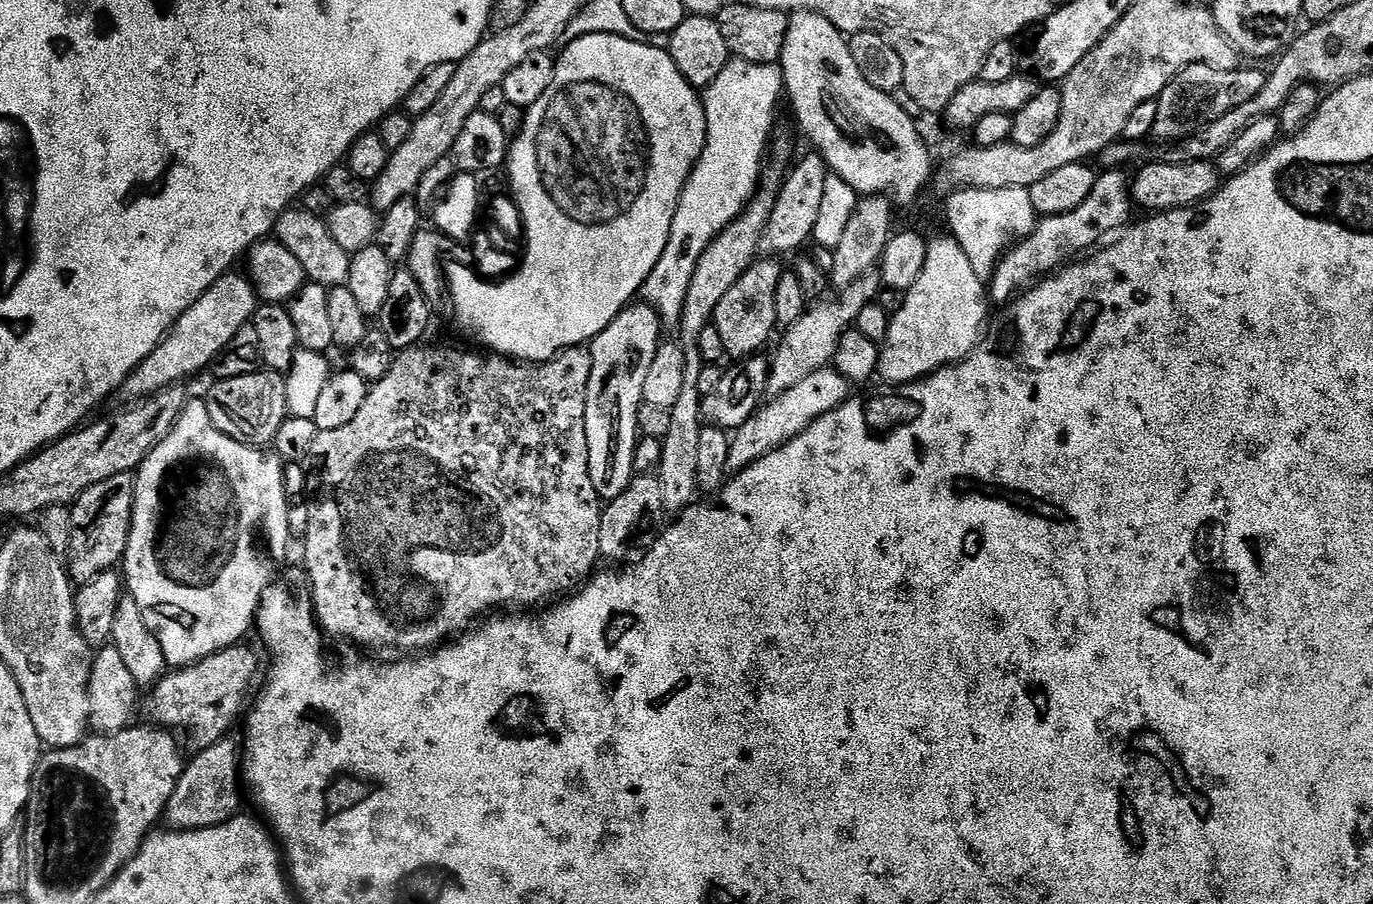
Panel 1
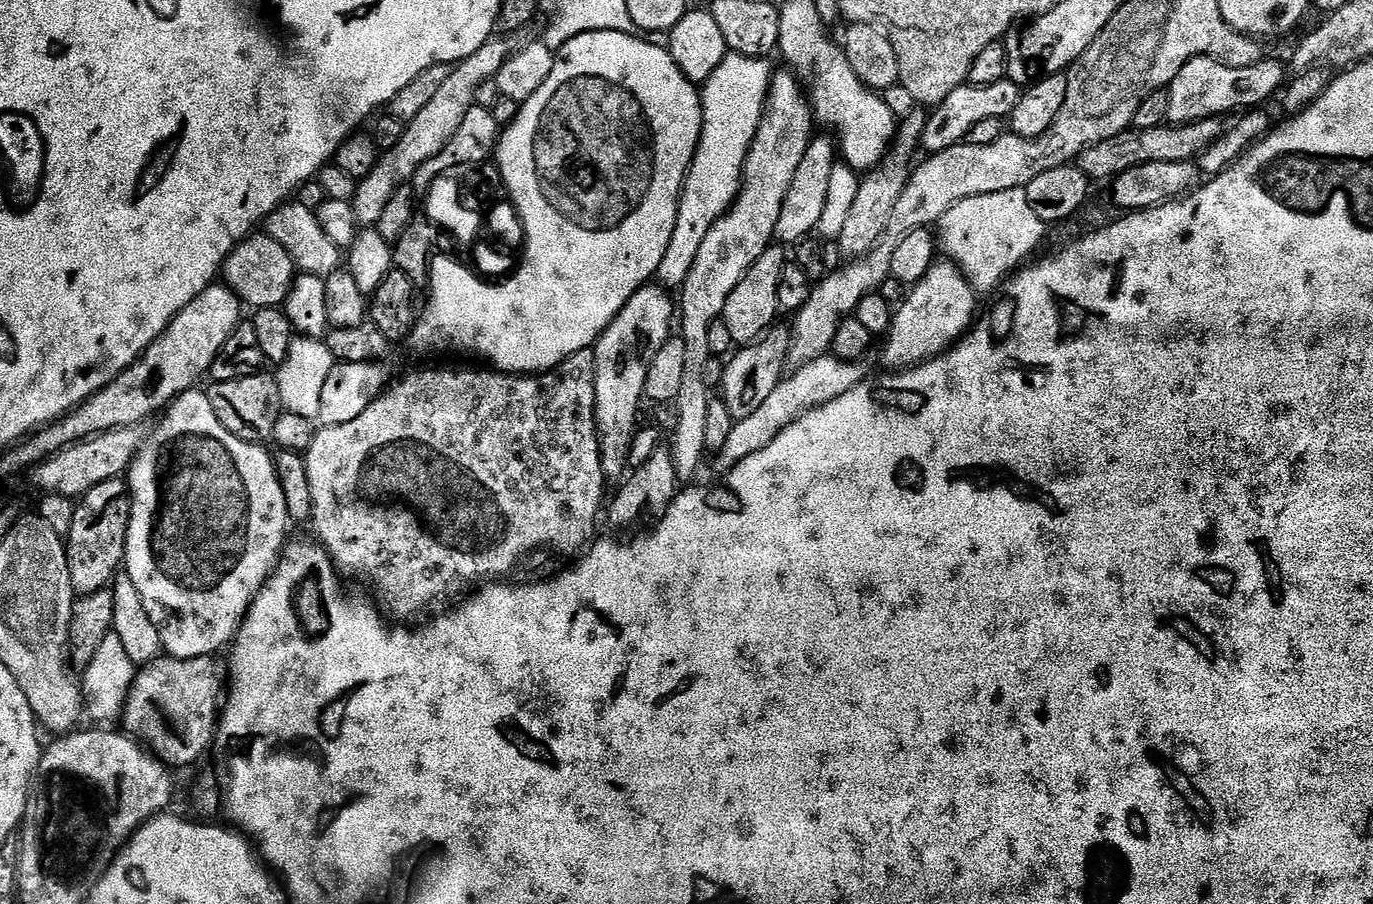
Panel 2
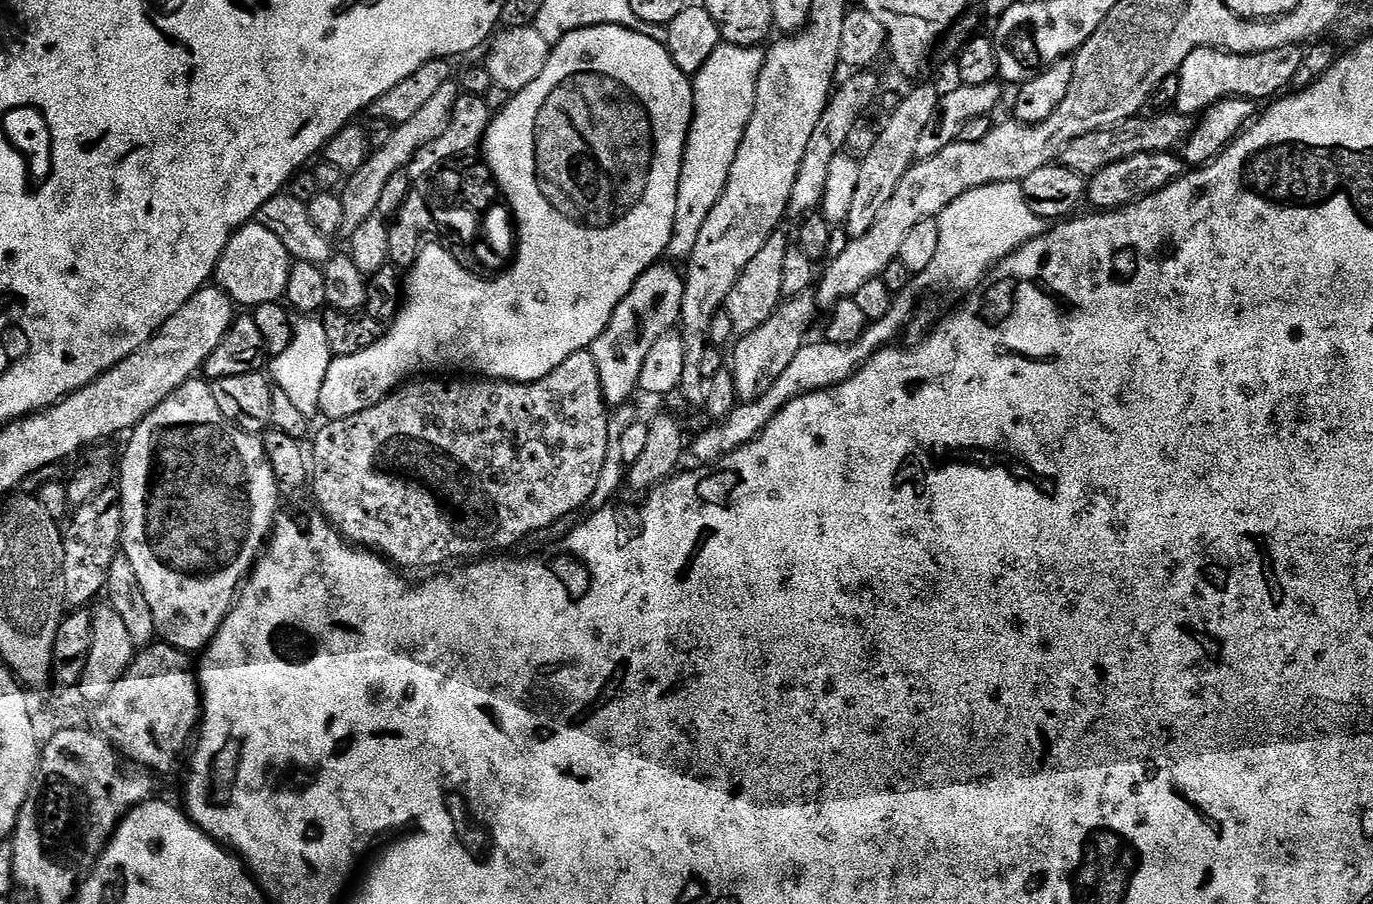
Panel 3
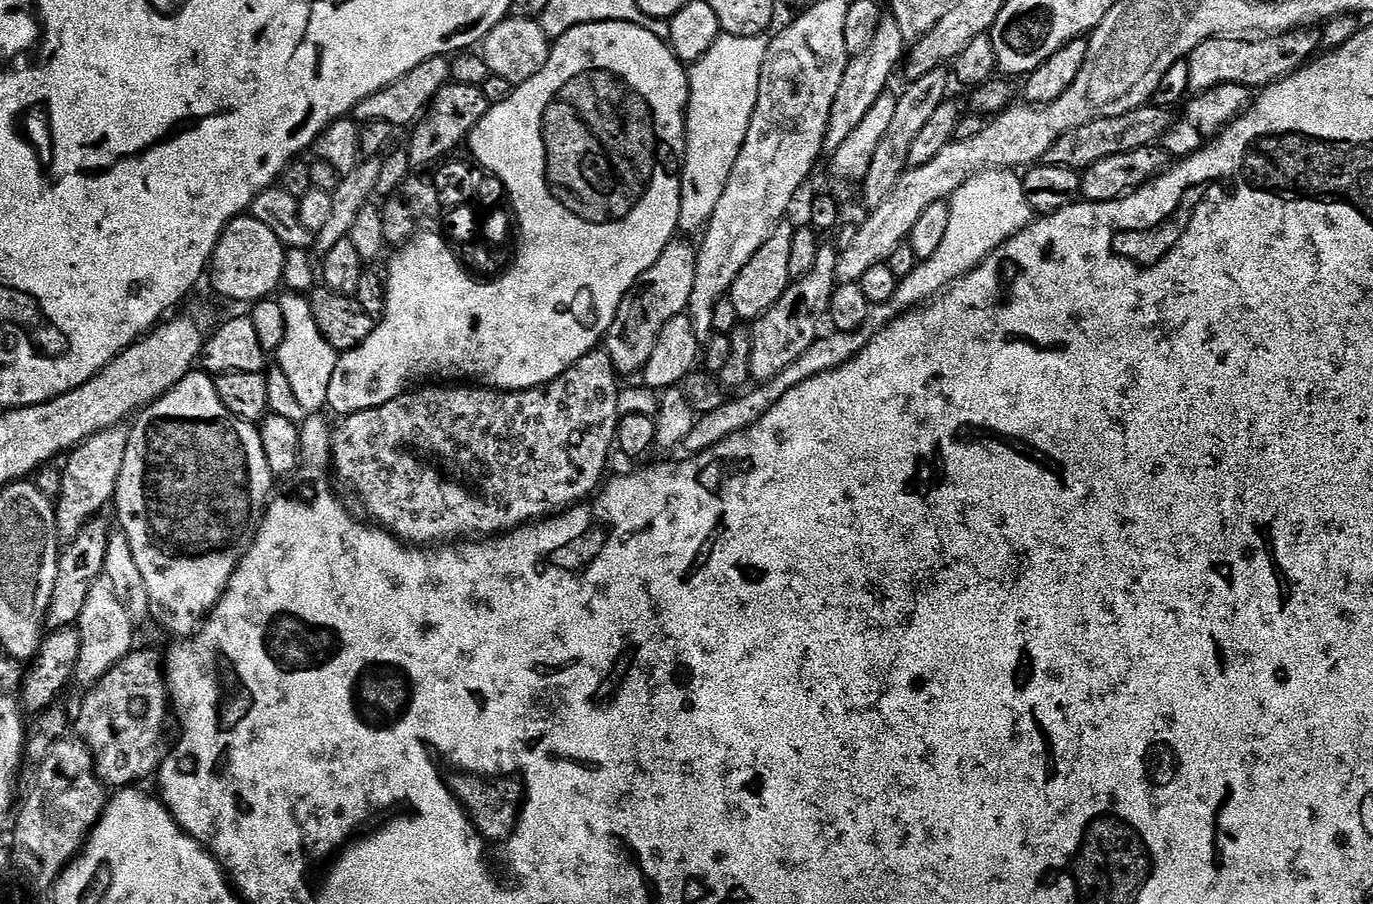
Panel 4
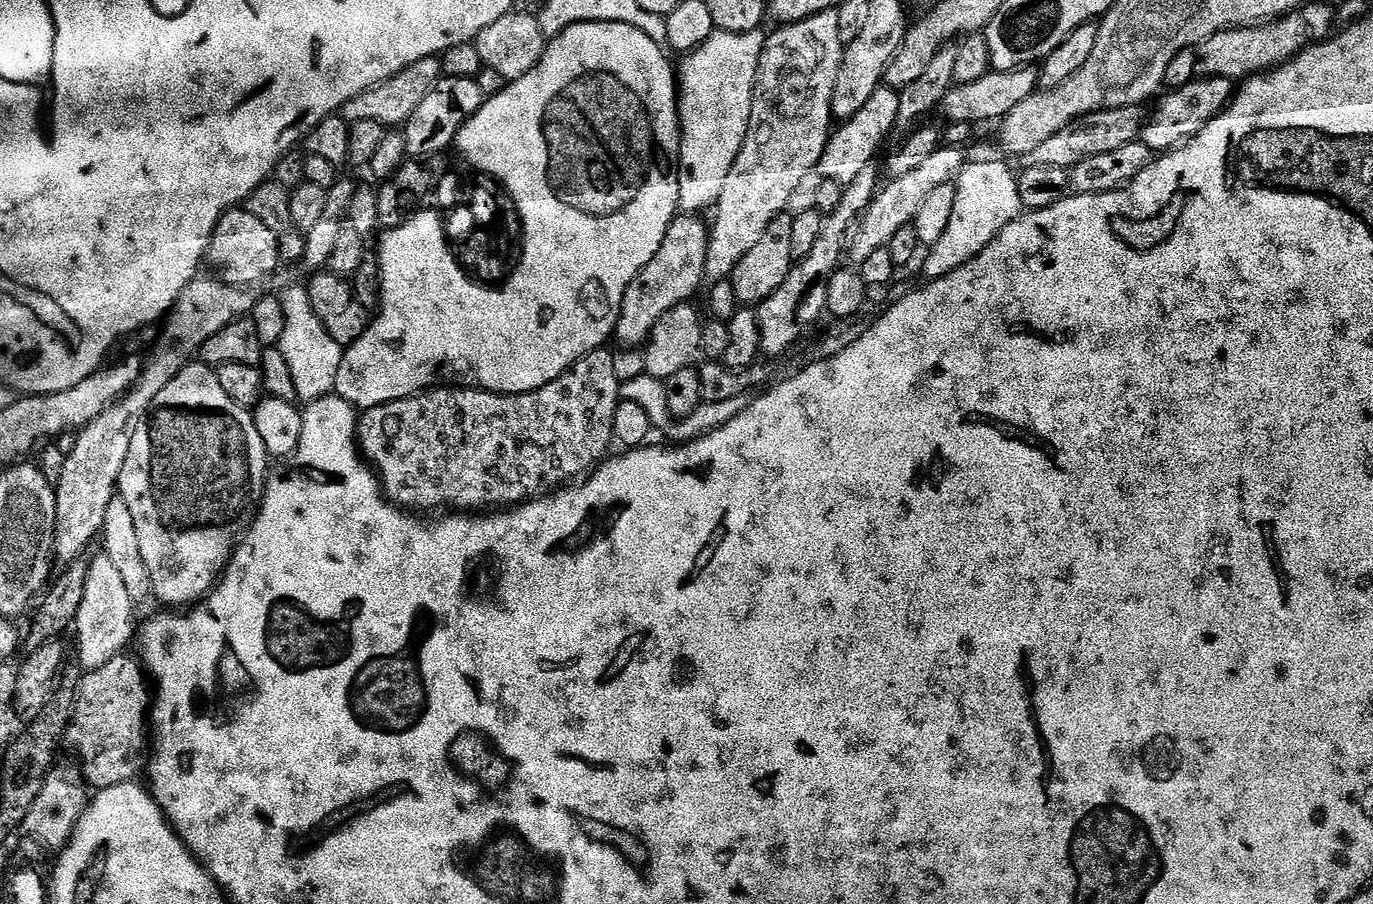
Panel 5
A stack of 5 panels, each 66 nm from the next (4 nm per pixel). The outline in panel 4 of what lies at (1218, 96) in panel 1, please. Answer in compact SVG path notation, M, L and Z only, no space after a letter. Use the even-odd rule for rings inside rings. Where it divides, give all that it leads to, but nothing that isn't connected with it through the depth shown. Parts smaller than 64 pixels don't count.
M1296 28L1265 40L1207 40L1188 55L1188 90L1199 94L1214 86L1241 84L1263 90L1309 63L1321 51L1321 29Z

